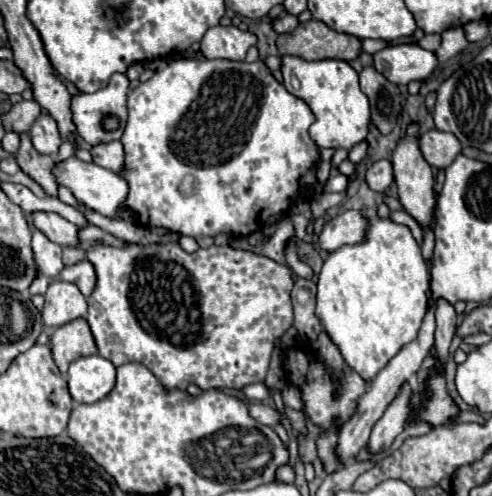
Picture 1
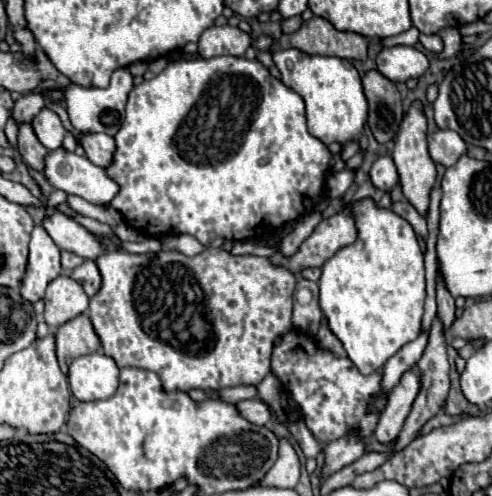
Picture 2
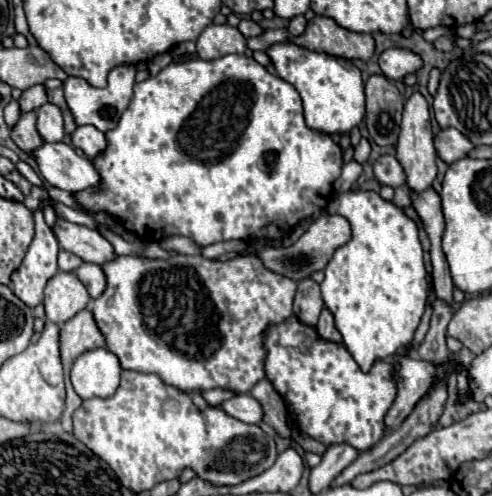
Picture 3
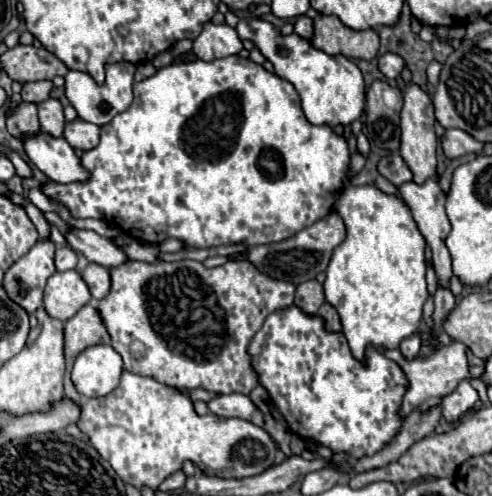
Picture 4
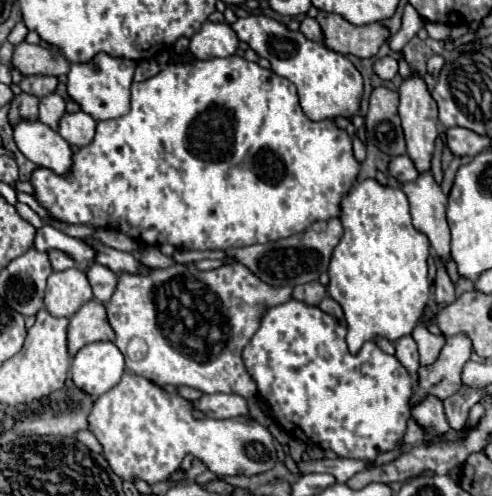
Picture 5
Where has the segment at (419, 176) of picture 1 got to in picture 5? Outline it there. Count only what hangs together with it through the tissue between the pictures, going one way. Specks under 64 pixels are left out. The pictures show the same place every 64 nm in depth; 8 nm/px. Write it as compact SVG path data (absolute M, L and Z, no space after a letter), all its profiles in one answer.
M408 76L402 82L402 86L400 86L398 114L400 114L400 120L402 120L402 130L404 130L404 140L406 140L406 154L414 162L416 170L420 174L424 174L432 166L432 156L434 156L434 148L436 148L438 110L436 110L436 102L430 96L430 92L428 92L428 88L426 88L426 84L424 84L422 78Z

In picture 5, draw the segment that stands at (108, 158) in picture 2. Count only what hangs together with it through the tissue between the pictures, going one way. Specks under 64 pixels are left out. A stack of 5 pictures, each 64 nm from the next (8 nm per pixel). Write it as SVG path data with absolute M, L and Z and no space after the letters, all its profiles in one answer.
M76 112L76 114L64 114L64 118L60 120L60 128L58 134L74 148L84 148L94 140L96 134L96 122L84 114L84 112Z

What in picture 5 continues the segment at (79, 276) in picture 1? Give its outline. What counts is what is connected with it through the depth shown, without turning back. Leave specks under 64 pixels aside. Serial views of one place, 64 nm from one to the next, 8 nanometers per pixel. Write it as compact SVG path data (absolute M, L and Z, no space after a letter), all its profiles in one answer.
M92 264L92 268L88 268L88 272L86 272L86 278L88 278L90 286L92 286L94 298L98 302L108 302L114 288L116 288L118 274L112 272L110 268L102 266L102 264Z

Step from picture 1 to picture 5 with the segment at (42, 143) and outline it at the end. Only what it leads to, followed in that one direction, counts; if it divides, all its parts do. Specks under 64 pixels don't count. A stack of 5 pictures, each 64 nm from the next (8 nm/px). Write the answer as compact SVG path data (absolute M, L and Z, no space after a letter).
M48 94L40 100L40 122L48 124L52 130L58 130L60 116L66 114L66 104L58 94Z

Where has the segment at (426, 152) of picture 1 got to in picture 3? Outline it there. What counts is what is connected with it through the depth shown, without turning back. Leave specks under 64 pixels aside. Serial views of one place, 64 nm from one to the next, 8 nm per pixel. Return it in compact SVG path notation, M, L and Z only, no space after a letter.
M446 128L446 130L440 130L436 136L434 136L434 146L436 146L436 154L446 162L446 164L452 164L456 162L458 158L464 158L474 146L472 142L462 136L458 130L454 128Z

